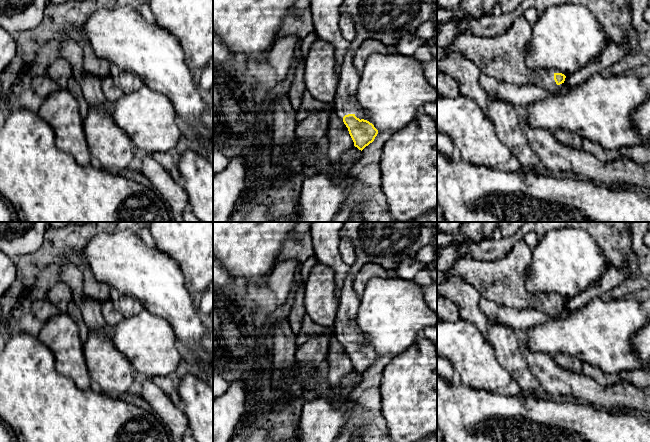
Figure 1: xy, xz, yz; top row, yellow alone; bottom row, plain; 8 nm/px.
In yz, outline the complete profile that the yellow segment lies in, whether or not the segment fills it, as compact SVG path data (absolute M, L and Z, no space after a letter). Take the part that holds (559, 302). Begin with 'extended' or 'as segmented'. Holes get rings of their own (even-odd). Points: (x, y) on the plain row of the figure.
extended | M524 239L514 242L512 249L504 257L494 261L478 261L471 257L460 258L446 272L437 271L437 317L440 320L456 322L460 319L456 303L439 292L439 285L451 278L458 276L465 282L479 290L481 297L503 304L508 307L525 308L533 307L546 314L556 314L564 307L566 300L562 297L553 297L544 292L531 293L526 290L526 274L532 261L532 250Z

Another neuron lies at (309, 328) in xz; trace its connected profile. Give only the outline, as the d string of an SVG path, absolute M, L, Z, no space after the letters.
M306 313L303 315L302 326L298 335L296 336L297 347L302 346L309 338L322 334L324 326L317 324Z

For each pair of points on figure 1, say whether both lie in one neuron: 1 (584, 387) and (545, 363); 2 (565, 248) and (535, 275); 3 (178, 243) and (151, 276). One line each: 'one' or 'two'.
1: one
2: one
3: two

